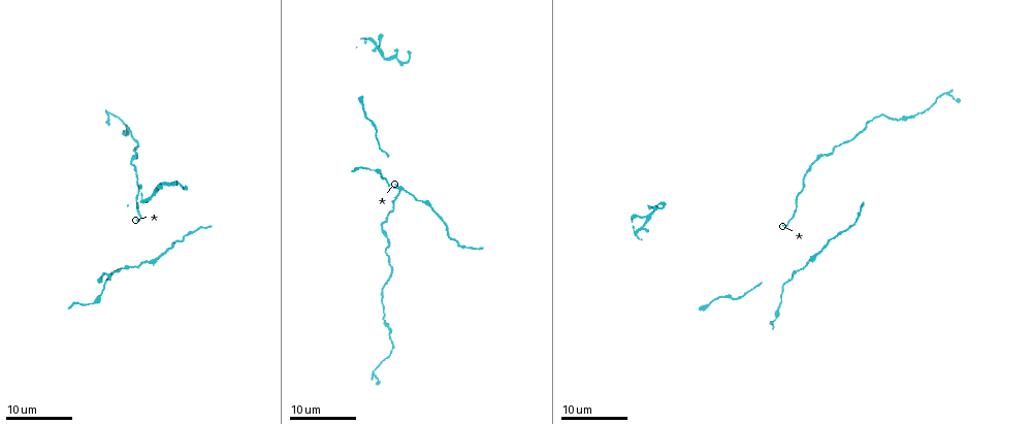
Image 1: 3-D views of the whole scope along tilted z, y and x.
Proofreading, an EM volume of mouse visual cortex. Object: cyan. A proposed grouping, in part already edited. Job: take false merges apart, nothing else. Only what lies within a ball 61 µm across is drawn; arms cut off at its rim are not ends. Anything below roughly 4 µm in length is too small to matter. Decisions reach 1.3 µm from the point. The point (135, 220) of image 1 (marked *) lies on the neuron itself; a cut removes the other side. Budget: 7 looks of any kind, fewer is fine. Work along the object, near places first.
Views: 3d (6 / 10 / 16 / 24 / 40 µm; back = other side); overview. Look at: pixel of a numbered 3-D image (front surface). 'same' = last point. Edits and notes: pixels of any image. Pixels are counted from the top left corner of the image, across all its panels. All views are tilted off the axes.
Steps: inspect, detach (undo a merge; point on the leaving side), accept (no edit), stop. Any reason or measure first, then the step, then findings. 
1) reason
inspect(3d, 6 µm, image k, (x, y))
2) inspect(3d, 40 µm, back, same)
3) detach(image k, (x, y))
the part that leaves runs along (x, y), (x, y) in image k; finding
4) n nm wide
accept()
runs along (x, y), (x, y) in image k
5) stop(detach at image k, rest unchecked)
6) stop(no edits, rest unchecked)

inspect(3d, 16 µm, image 1, (417, 199))

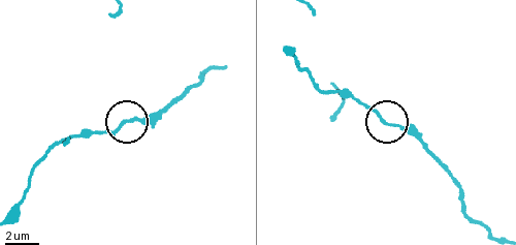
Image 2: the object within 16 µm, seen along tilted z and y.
inspect(3d, 10 µm, image 2, (390, 123))

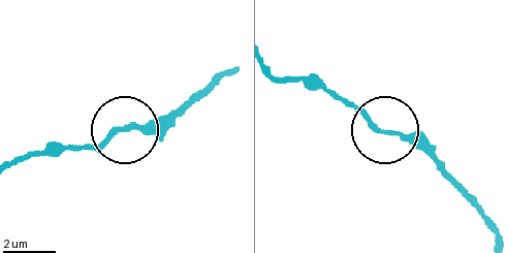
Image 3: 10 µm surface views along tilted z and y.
inspect(3d, 10 µm, back, image 3, (122, 127))

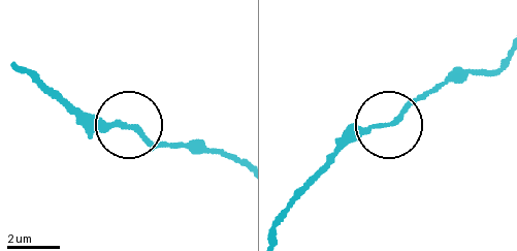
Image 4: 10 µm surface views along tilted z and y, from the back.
170 nm wide
accept()
one neuron here

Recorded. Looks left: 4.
thick turns thin
inspect(3d, 24 µm, image 1, (831, 152))

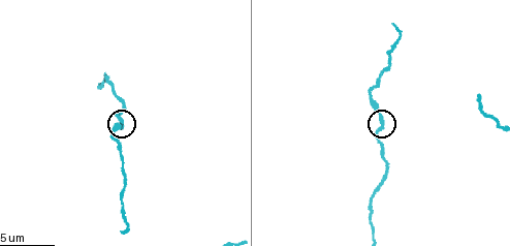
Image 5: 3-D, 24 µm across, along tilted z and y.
inspect(3d, 6 µm, image 5, (381, 123))

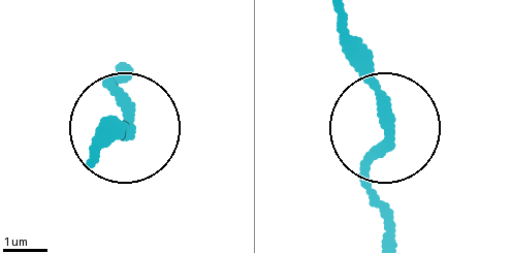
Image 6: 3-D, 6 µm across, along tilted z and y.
accept()
all the same neuron

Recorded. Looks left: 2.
sudden change in width
inspect(3d, 16 µm, image 1, (736, 297))

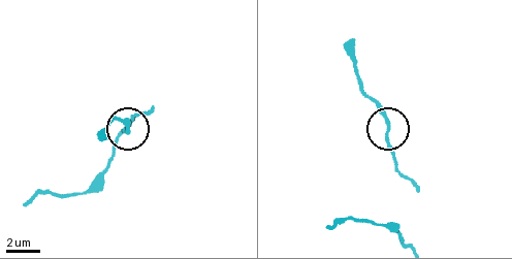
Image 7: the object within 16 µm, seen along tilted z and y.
inspect(3d, 10 µm, image 7, (386, 133))

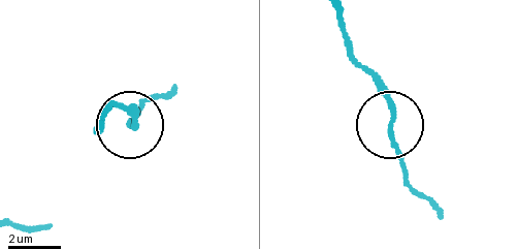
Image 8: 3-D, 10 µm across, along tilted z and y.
180 nm wide
accept()
one neuron here

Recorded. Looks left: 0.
stop(no edits, rest unchecked)

